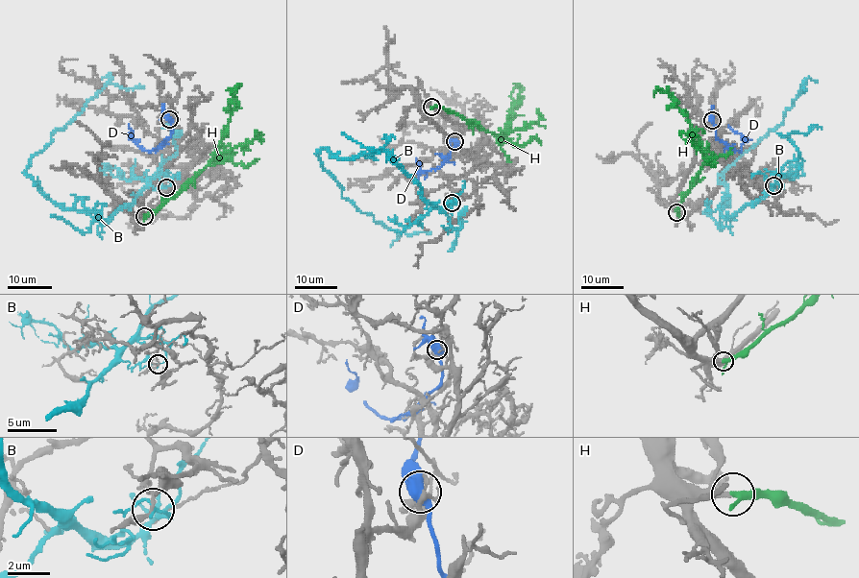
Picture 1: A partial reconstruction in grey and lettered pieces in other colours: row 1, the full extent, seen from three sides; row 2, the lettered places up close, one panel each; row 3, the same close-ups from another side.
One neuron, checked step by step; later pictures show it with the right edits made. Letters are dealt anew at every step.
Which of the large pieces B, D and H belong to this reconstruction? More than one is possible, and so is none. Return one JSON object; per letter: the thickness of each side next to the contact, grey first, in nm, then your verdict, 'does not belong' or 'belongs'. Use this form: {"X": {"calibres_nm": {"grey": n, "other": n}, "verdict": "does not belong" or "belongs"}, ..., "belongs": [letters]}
{"B": {"calibres_nm": {"grey": 160, "other": 110}, "verdict": "does not belong"}, "D": {"calibres_nm": {"grey": 190, "other": 600}, "verdict": "does not belong"}, "H": {"calibres_nm": {"grey": 200, "other": 260}, "verdict": "belongs"}, "belongs": ["H"]}

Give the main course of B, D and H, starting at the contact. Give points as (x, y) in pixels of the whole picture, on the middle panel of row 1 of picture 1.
B: (453, 203), (429, 204), (386, 153), (315, 153), (360, 211), (398, 231), (431, 233)
D: (454, 141), (455, 145), (436, 168), (421, 172), (415, 158)
H: (431, 107), (458, 113), (497, 134), (509, 124), (514, 116), (513, 108), (520, 88), (513, 84)

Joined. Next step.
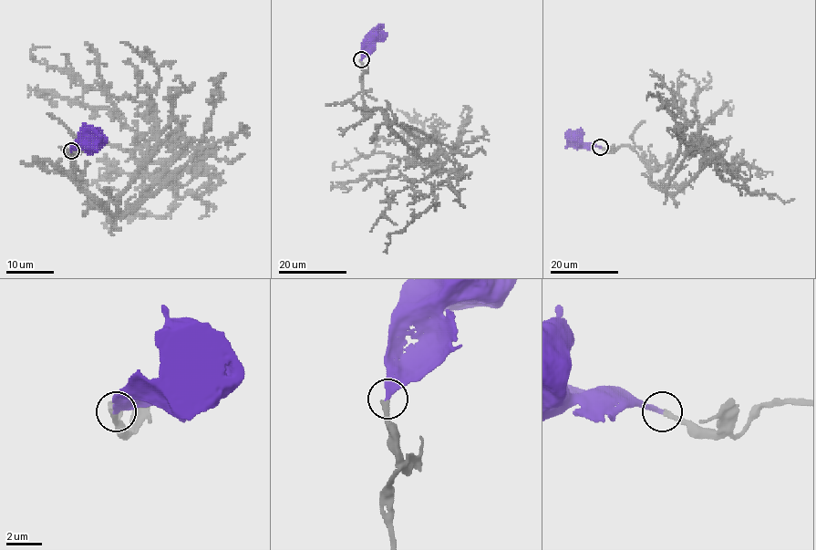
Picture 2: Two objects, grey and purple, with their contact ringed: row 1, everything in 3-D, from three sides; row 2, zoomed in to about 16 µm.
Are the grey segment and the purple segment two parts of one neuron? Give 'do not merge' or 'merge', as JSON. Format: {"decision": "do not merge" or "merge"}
{"decision": "merge"}

